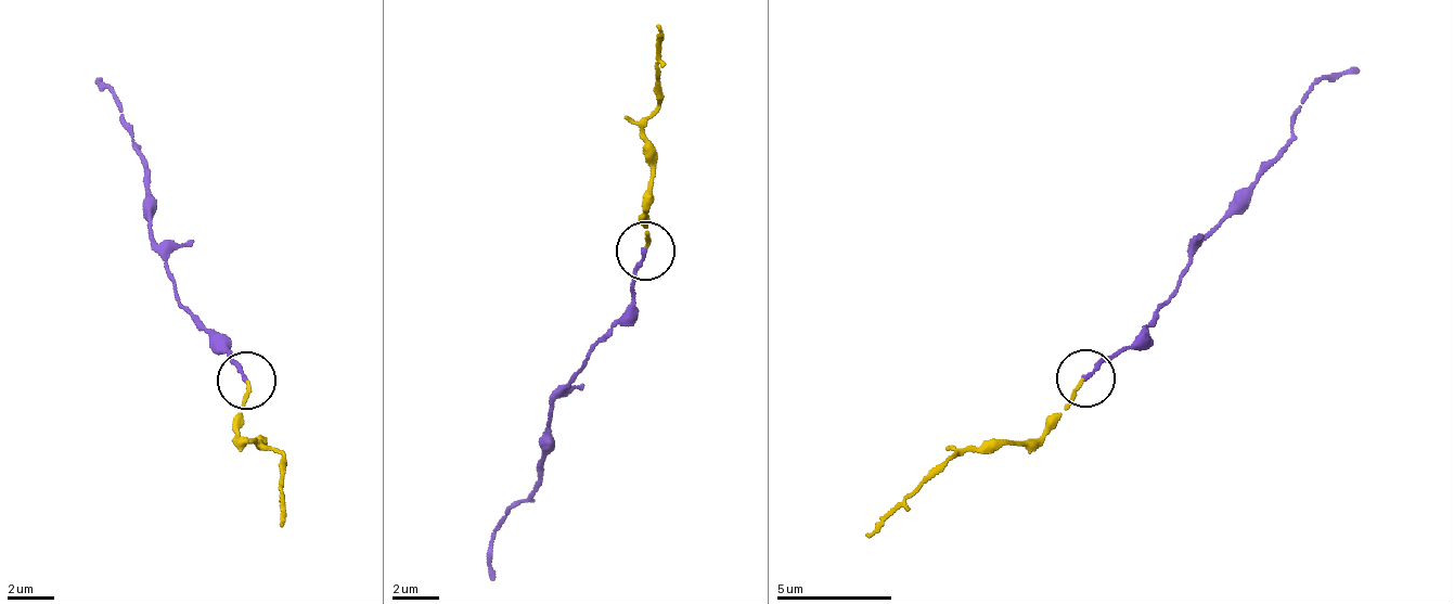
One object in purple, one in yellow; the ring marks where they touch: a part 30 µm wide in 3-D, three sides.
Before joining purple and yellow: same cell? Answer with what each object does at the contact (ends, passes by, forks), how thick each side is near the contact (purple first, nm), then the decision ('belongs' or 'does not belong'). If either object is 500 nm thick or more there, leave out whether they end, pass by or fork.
purple ends | yellow ends | 190/150 nm | belongs

